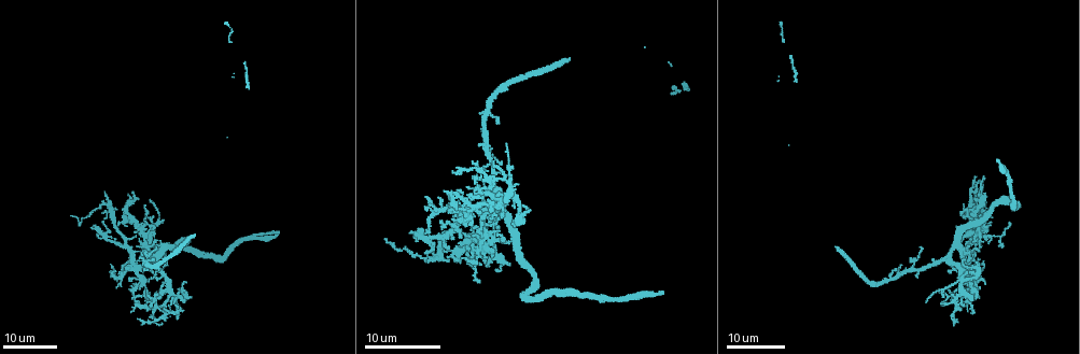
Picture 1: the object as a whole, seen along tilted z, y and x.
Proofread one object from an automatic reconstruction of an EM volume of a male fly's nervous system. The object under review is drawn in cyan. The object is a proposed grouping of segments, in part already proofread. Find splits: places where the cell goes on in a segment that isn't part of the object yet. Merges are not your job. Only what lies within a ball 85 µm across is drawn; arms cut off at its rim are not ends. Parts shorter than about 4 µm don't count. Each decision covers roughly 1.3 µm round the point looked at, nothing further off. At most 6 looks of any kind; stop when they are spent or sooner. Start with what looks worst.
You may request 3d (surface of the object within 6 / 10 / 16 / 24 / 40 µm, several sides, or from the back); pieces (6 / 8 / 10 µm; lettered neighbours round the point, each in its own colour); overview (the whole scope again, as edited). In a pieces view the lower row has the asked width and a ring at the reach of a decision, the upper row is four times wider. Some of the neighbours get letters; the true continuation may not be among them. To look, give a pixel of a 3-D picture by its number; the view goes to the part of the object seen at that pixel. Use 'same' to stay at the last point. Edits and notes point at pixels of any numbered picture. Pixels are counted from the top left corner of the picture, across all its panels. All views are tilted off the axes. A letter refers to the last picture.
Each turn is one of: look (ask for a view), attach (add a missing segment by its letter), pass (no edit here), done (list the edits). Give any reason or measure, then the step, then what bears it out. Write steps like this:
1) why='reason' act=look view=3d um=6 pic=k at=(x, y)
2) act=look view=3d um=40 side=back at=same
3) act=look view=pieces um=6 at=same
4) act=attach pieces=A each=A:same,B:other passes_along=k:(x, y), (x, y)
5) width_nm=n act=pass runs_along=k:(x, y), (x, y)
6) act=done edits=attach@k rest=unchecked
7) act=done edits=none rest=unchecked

why='thin end' act=look view=3d um=24 pic=1 at=(105, 194)

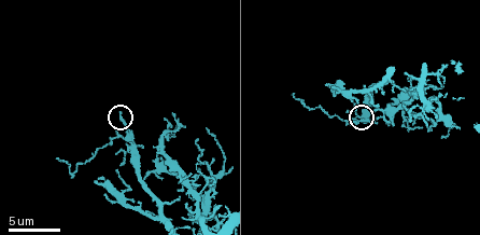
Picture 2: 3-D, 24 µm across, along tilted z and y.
act=look view=pieces um=6 pic=2 at=(121, 113)

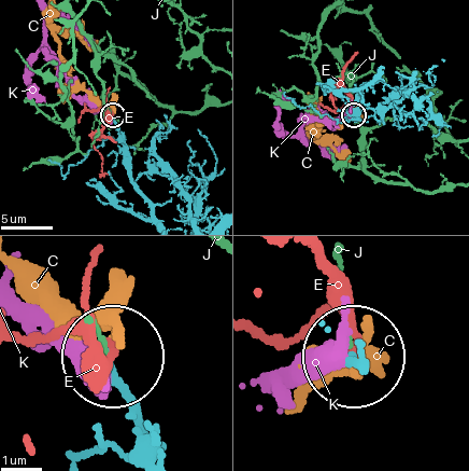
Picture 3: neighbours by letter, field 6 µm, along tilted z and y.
act=pass each=C:other,E:other,J:other,K:other found='none of them fits'

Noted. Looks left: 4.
why='tapers out' act=look view=3d um=16 pic=1 at=(460, 238)

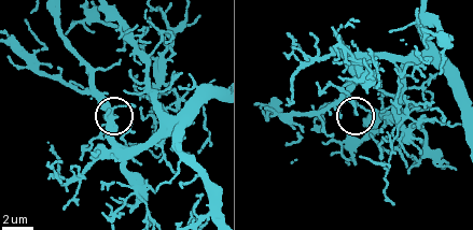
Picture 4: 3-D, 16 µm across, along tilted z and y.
why='see the neighbours' act=look view=pieces um=8 pic=4 at=(355, 112)

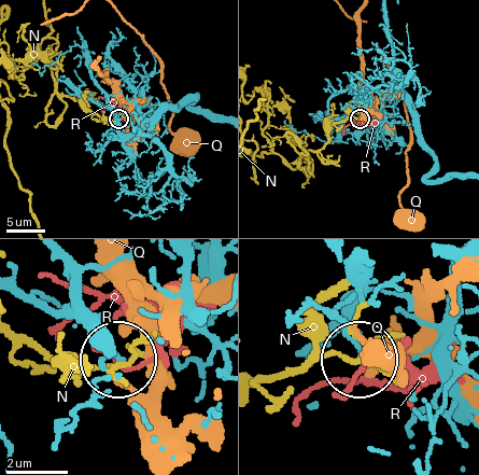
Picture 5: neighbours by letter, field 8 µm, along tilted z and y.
width_nm=160 act=pass each=N:other,Q:other,R:other found='no lettered segment goes on from it'

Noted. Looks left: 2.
why='branch stops here' act=look view=3d um=16 pic=1 at=(456, 208)

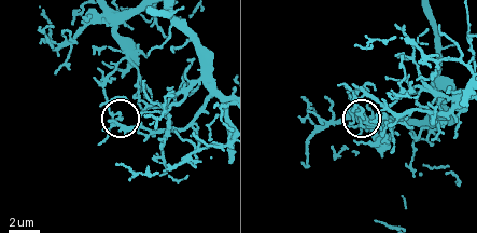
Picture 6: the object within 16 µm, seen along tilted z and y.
act=look view=pieces um=6 pic=6 at=(119, 118)

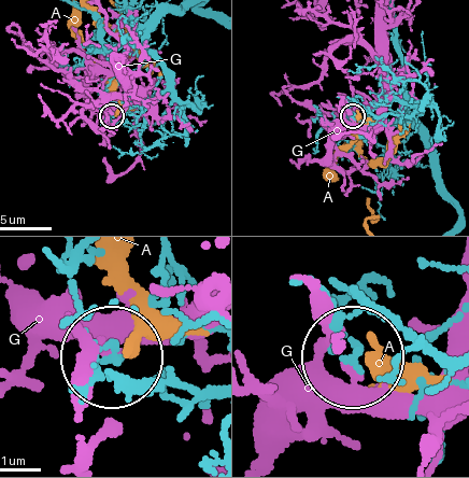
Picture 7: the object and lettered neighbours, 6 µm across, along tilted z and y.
act=pass each=A:other,G:other runs_along=7:(453, 357), (361, 312), (339, 329), (344, 353) found='no lettered segment goes on from it'

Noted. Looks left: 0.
act=done edits=none rest=unchecked

